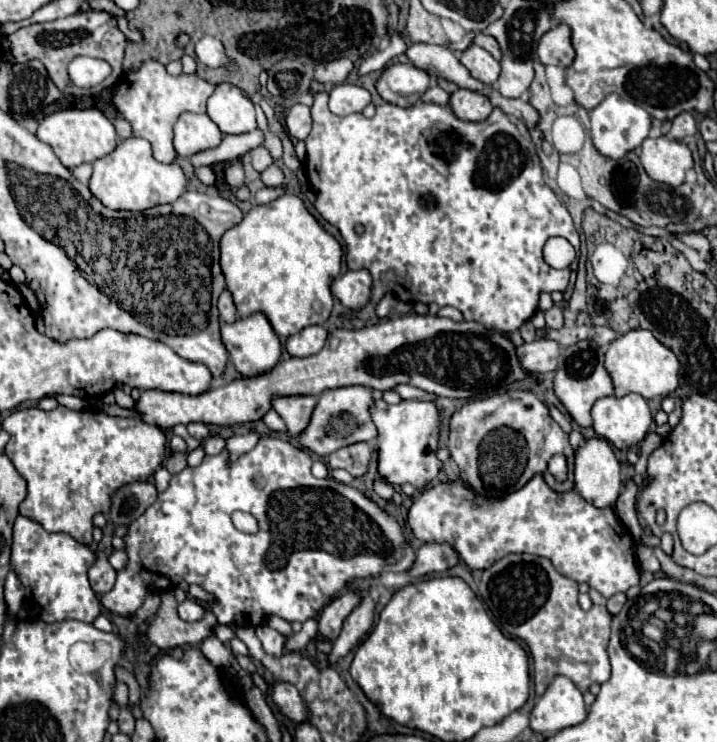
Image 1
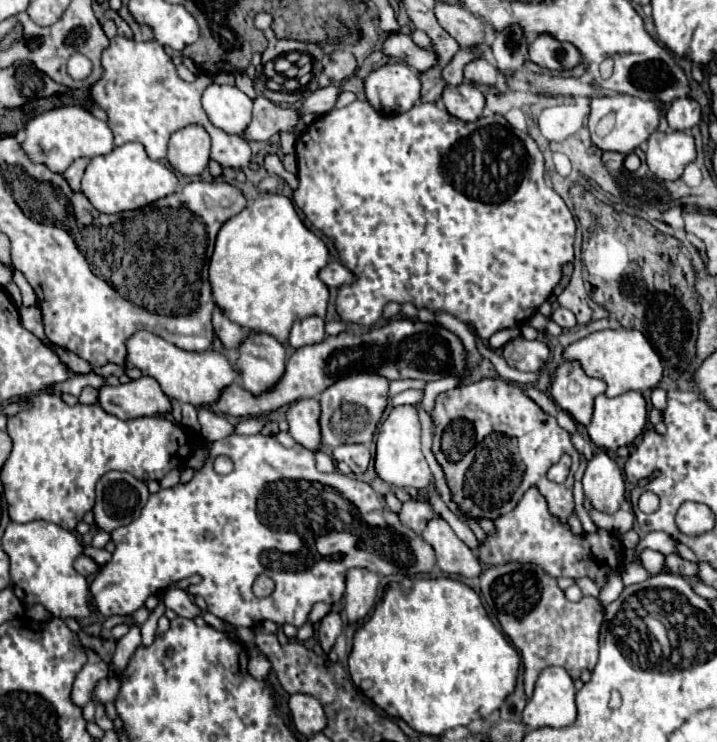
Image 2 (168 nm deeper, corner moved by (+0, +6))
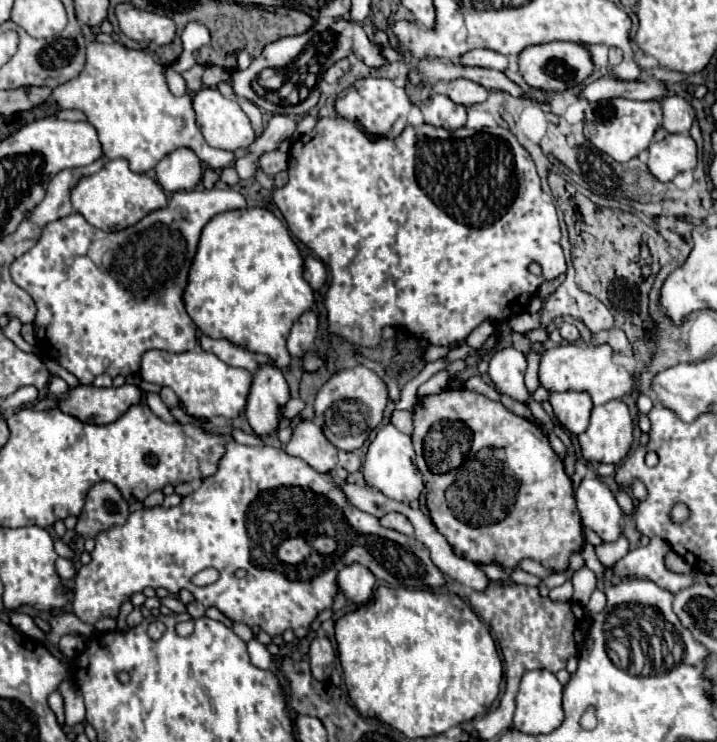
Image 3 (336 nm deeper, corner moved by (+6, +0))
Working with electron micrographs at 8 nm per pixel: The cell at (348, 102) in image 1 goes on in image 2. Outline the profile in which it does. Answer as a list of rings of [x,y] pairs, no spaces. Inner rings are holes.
[[[335,86],[319,88],[317,92],[313,92],[311,96],[307,96],[307,98],[303,100],[303,106],[297,110],[297,114],[299,114],[301,118],[303,118],[305,114],[315,114],[315,116],[327,114],[327,112],[333,108],[333,104],[335,104],[337,94],[339,94],[339,88],[335,88]]]

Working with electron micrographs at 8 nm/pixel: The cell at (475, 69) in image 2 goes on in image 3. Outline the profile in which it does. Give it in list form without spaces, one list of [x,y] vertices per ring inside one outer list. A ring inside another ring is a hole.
[[[457,78],[457,80],[451,80],[449,82],[449,88],[447,88],[447,96],[457,102],[457,104],[463,104],[463,106],[473,106],[477,102],[483,102],[487,100],[489,96],[489,90],[483,88],[481,84],[473,82],[473,80],[467,80],[467,78]]]

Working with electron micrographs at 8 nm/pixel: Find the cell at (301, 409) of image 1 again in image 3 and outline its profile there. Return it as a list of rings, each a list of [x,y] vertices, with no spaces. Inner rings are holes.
[[[299,420],[291,440],[285,444],[285,452],[305,460],[321,474],[331,472],[337,464],[337,448],[329,444],[321,428],[311,420]]]

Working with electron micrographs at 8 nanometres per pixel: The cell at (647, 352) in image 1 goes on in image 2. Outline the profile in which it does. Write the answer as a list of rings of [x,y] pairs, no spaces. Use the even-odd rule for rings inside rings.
[[[599,330],[599,332],[593,332],[593,334],[573,342],[573,344],[569,344],[563,350],[563,360],[569,360],[569,362],[579,360],[579,364],[583,366],[583,372],[587,376],[601,378],[607,384],[607,390],[605,390],[607,396],[619,396],[619,394],[629,392],[629,390],[641,392],[641,390],[647,390],[647,388],[655,388],[659,384],[659,380],[661,380],[661,374],[663,374],[659,356],[655,354],[655,350],[647,342],[647,338],[637,330]]]

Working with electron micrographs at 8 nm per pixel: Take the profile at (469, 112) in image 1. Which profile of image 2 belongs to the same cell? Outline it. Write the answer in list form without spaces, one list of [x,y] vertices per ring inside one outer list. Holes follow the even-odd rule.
[[[447,84],[441,94],[441,100],[445,104],[445,110],[463,122],[475,122],[485,108],[485,96],[473,84]]]

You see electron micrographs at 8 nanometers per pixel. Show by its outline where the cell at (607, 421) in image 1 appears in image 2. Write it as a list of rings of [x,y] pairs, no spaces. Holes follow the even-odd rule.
[[[625,392],[617,398],[607,398],[605,394],[601,394],[595,398],[595,412],[593,412],[593,420],[587,432],[589,432],[591,442],[597,448],[615,452],[619,446],[633,444],[633,440],[643,432],[645,422],[647,422],[647,404],[639,392]]]

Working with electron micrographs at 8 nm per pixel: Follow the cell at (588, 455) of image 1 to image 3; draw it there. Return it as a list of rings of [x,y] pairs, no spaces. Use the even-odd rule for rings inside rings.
[[[587,476],[577,488],[575,498],[583,526],[595,530],[605,542],[619,538],[619,522],[623,512],[615,500],[615,494],[599,476]]]

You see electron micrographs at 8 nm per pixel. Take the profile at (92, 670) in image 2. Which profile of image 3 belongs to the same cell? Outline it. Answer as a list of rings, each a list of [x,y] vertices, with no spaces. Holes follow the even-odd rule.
[[[53,692],[53,696],[49,696],[49,706],[51,706],[51,710],[55,712],[59,724],[65,726],[65,710],[63,710],[65,704],[63,704],[63,696],[61,696],[61,692]]]

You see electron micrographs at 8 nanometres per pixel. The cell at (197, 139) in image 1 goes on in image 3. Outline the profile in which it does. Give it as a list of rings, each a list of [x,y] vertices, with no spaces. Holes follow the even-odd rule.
[[[177,148],[167,154],[157,166],[157,182],[167,192],[193,190],[201,180],[201,160],[191,148]]]

